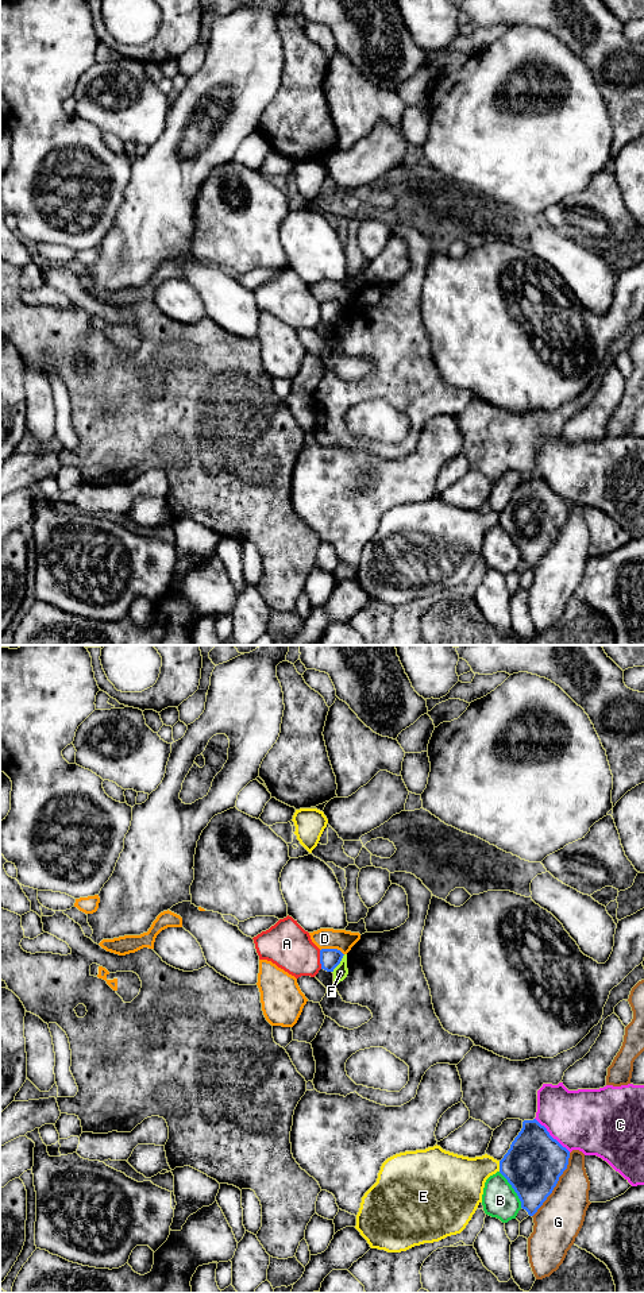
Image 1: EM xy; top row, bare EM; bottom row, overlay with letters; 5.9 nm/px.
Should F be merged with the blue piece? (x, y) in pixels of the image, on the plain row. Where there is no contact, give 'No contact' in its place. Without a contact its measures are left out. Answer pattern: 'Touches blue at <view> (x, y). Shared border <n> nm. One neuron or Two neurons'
Touches blue at xy (339, 315). Shared border 130 nm. Two neurons

